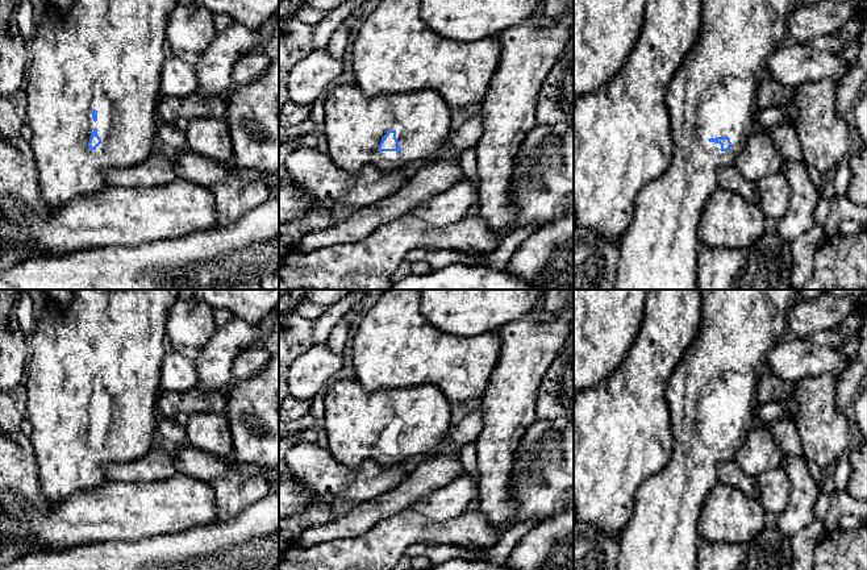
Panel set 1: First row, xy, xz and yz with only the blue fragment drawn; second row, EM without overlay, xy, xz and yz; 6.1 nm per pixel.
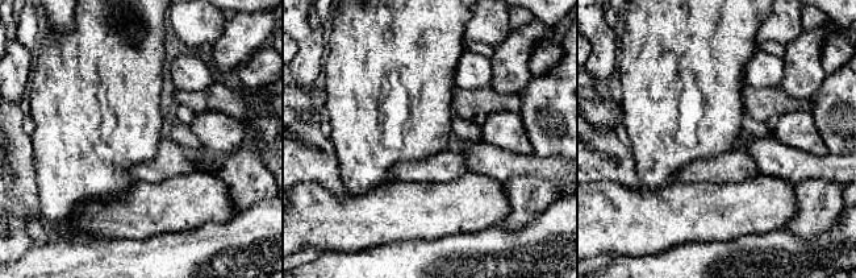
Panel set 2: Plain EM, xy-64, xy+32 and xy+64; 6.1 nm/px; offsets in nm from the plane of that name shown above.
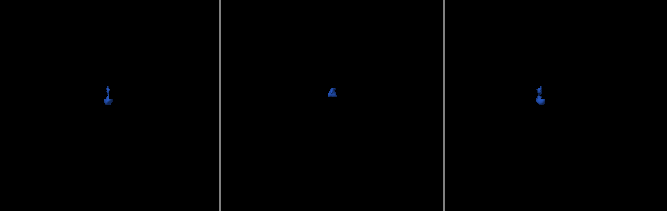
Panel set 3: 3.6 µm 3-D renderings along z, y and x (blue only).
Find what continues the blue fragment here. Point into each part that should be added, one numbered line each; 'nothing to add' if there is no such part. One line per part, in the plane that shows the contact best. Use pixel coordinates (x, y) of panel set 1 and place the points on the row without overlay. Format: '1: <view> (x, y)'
1: xz (355, 417)

